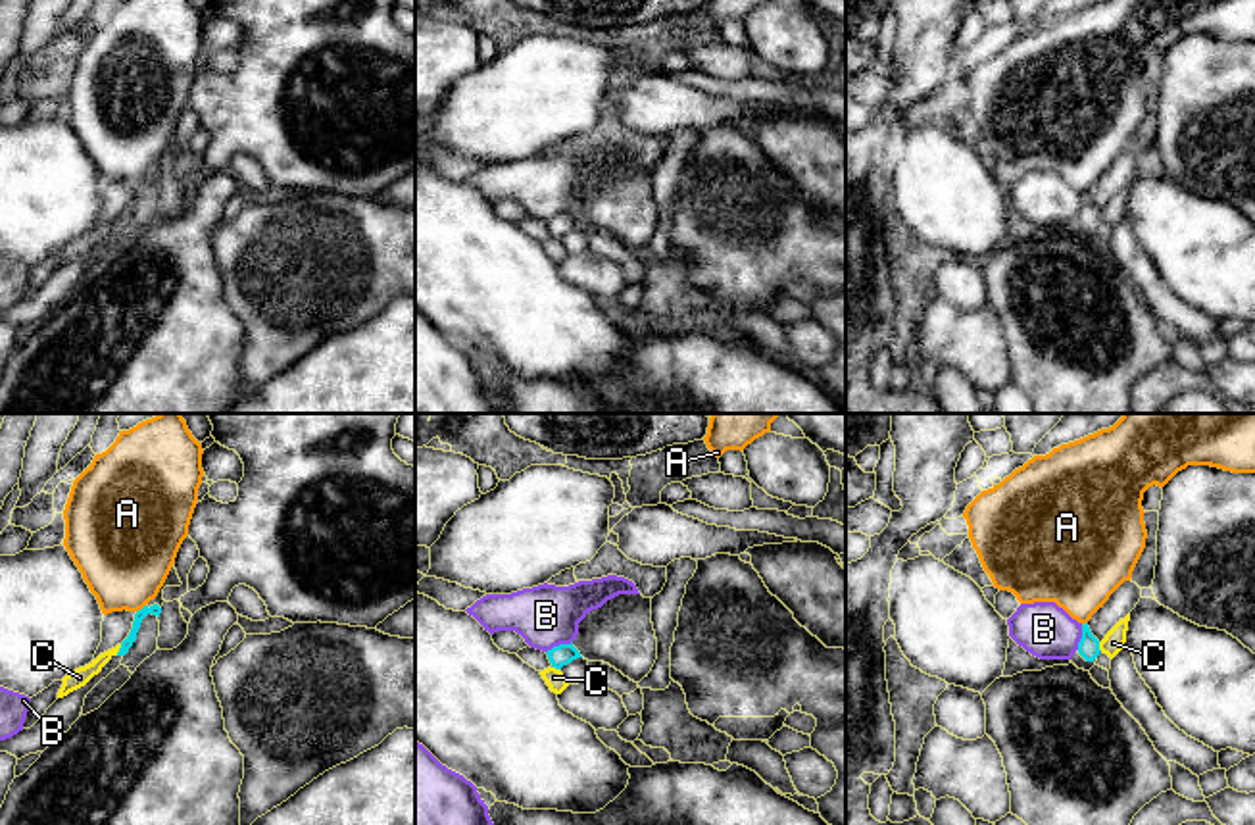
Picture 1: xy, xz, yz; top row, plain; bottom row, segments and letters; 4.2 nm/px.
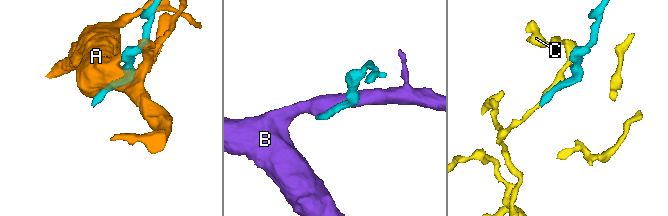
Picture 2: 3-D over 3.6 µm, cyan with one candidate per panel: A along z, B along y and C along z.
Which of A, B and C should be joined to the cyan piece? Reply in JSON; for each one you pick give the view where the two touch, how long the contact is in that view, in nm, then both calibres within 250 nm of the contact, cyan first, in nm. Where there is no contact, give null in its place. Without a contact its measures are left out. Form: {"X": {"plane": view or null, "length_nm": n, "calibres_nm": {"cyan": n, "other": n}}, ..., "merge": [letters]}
{"merge": []}

